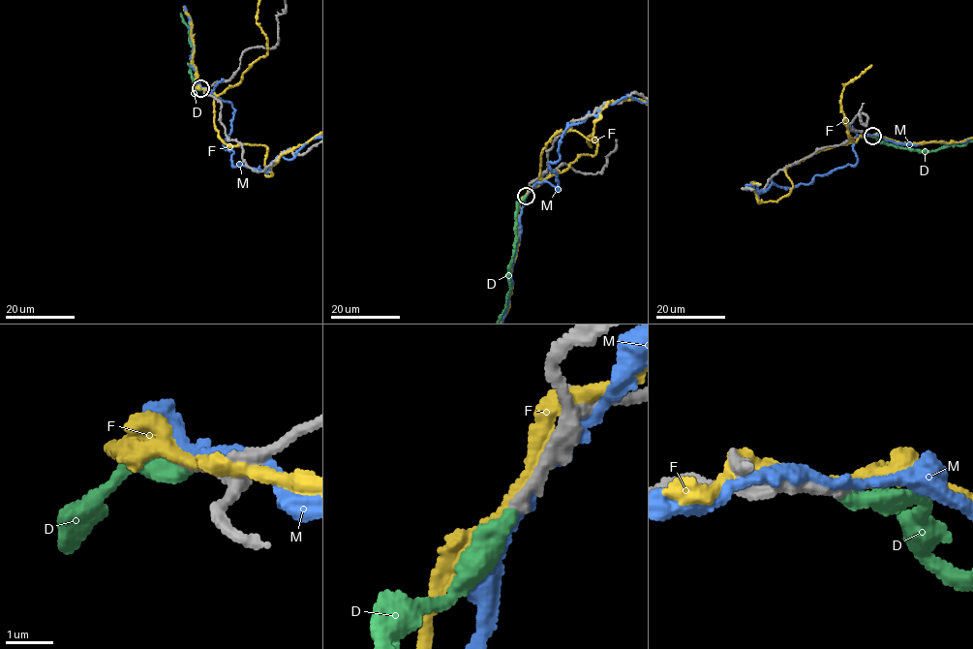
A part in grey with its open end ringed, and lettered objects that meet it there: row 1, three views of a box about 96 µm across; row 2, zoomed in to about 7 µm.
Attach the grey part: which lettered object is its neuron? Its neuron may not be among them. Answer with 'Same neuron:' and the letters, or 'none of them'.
Same neuron: none of them

